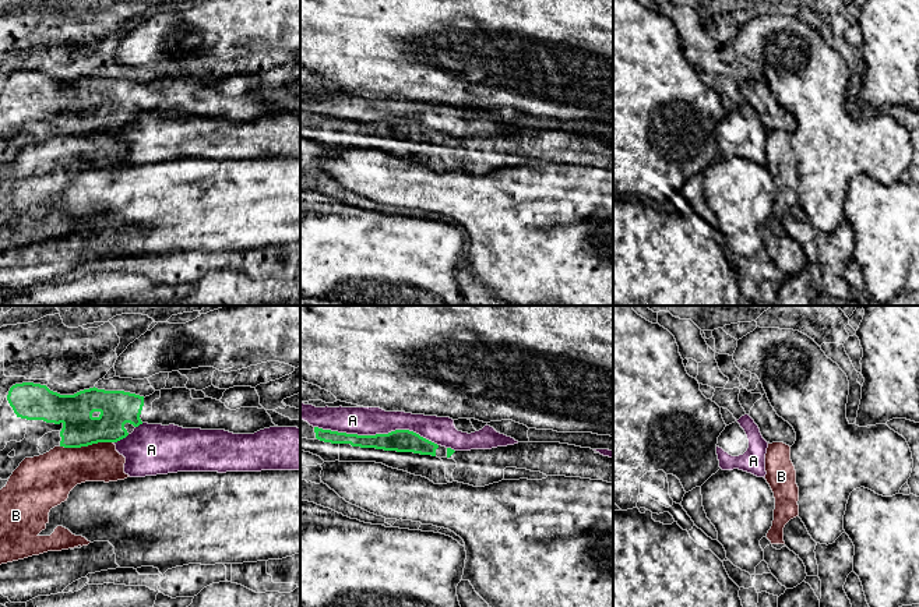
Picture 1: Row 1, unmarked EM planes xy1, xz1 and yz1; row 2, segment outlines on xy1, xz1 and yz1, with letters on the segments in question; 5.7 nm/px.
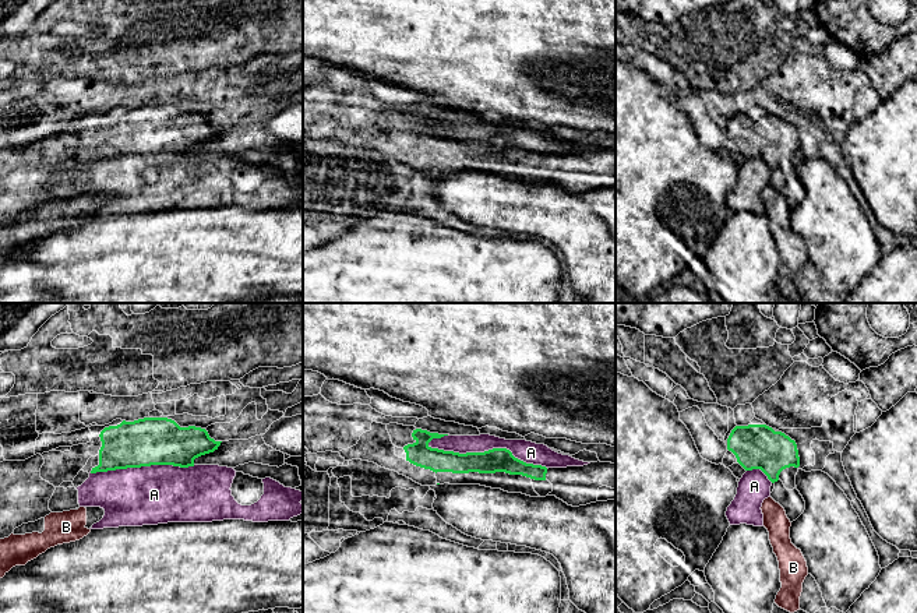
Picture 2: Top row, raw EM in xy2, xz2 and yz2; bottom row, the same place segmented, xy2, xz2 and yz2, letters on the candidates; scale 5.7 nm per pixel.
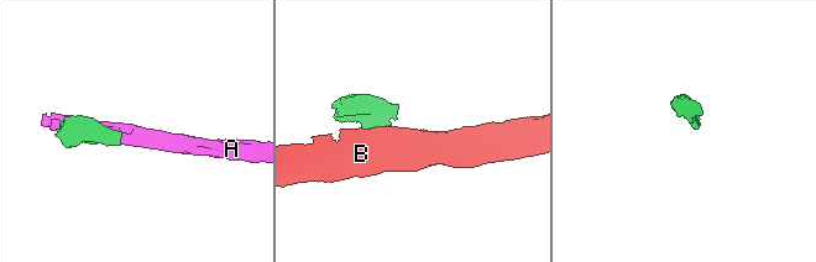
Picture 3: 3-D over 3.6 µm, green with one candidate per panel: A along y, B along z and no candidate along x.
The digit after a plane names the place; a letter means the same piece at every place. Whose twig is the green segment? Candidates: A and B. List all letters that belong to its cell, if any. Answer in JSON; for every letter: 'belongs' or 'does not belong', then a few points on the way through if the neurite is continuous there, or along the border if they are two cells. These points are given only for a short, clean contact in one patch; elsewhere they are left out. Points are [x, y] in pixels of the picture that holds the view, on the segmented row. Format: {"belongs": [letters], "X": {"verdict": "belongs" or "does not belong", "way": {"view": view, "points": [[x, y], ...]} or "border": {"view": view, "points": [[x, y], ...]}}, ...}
{"belongs": [], "A": {"verdict": "does not belong"}, "B": {"verdict": "does not belong", "border": {"view": "xy1", "points": [[112, 441], [98, 441], [80, 447], [60, 447]]}}}

